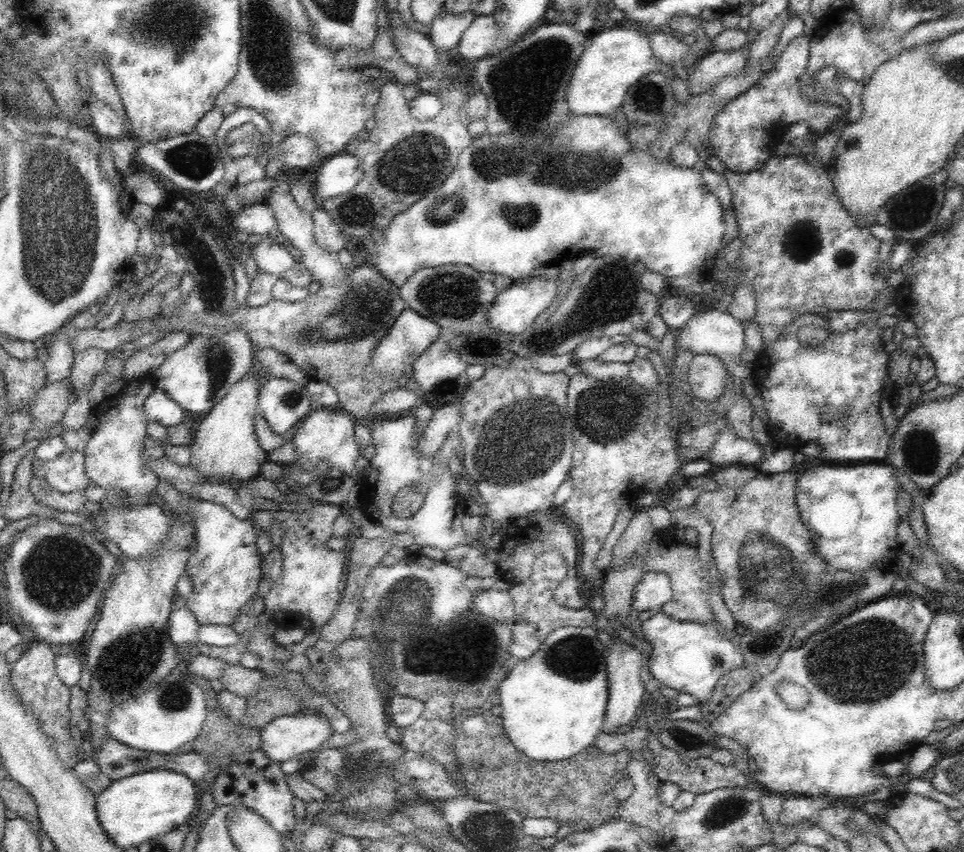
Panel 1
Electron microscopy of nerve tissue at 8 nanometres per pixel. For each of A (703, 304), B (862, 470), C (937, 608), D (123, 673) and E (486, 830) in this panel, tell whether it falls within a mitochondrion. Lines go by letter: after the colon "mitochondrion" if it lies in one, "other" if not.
A: other
B: other
C: other
D: mitochondrion
E: mitochondrion

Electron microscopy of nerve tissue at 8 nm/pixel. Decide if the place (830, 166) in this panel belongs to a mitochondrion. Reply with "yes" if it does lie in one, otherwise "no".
no

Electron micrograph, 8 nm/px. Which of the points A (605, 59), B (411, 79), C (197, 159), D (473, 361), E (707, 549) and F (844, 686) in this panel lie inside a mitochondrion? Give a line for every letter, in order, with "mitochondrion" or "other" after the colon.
A: other
B: other
C: mitochondrion
D: other
E: other
F: mitochondrion

